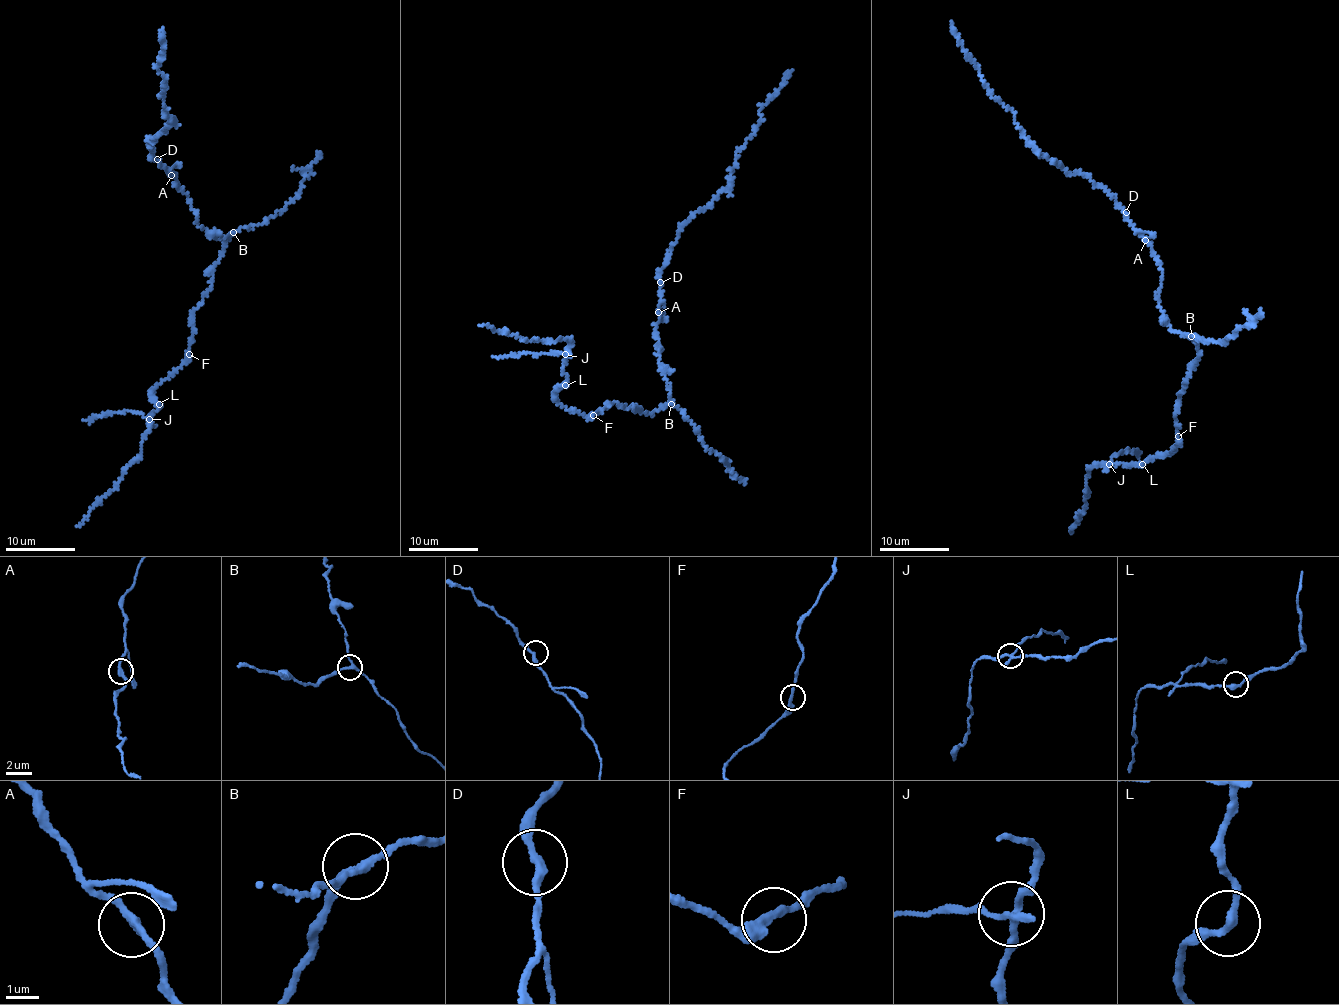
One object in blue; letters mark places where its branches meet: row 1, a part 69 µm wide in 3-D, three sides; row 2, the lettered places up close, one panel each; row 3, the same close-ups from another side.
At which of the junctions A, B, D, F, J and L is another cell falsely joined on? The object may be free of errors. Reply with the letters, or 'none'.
J

